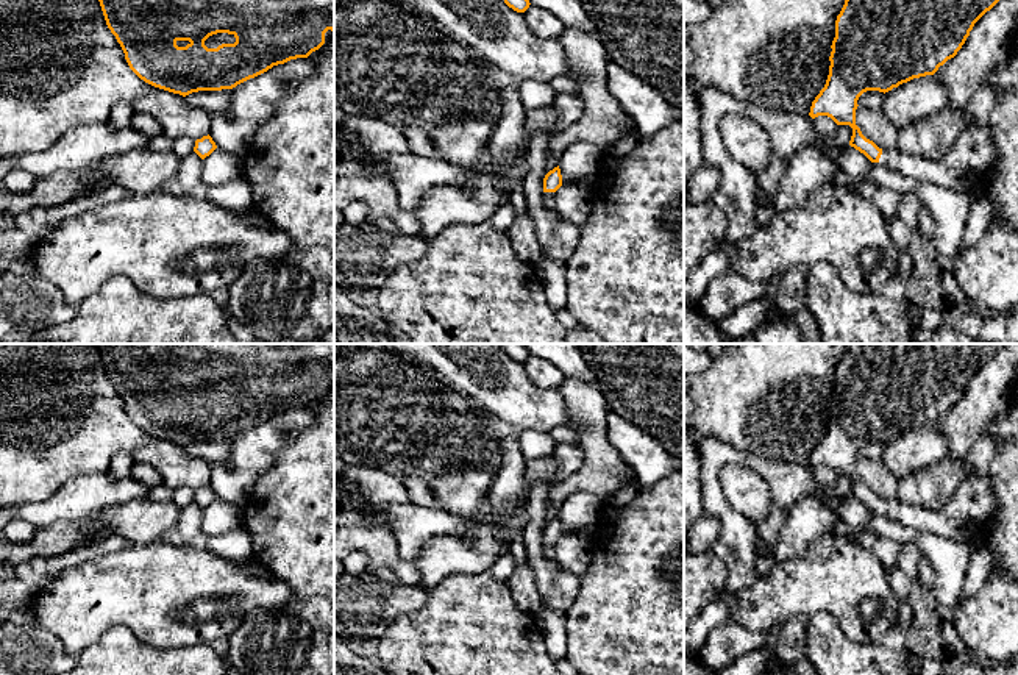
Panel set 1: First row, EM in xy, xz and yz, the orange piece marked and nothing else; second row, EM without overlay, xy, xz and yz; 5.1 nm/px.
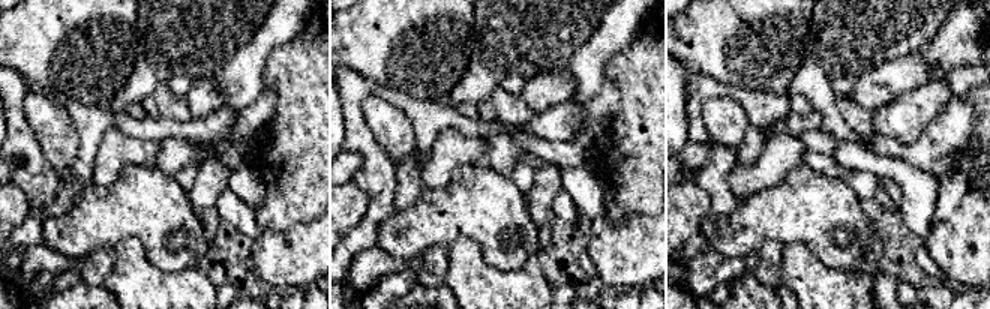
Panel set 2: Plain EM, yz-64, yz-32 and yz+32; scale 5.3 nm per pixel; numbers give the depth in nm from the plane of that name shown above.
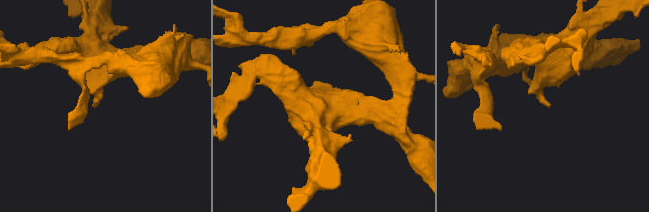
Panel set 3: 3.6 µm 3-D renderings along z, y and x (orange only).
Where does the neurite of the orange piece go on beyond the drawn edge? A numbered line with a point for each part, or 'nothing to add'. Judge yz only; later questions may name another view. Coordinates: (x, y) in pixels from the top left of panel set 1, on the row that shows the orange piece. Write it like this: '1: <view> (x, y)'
1: yz (975, 149)

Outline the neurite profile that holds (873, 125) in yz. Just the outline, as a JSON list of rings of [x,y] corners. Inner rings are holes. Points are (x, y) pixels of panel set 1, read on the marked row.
[[[863,106],[856,109],[856,125],[862,134],[885,152],[896,152],[898,130],[879,112]]]

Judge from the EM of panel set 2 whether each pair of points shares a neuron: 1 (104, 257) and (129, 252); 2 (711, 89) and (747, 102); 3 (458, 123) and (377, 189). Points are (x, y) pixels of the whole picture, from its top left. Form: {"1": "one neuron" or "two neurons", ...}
{"1": "two neurons", "2": "one neuron", "3": "one neuron"}

